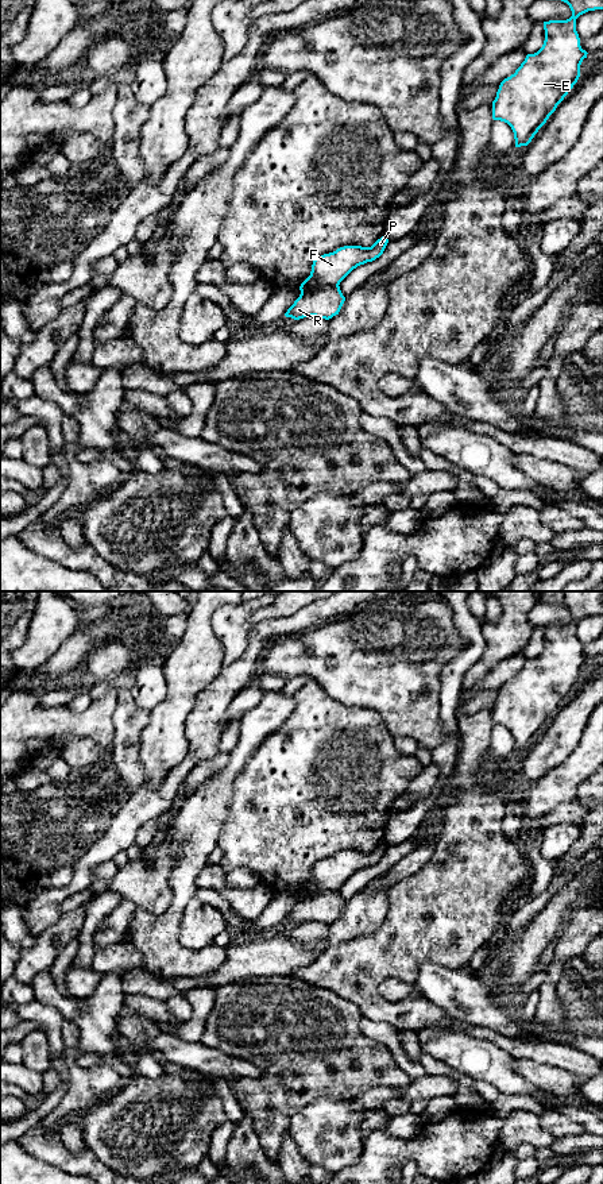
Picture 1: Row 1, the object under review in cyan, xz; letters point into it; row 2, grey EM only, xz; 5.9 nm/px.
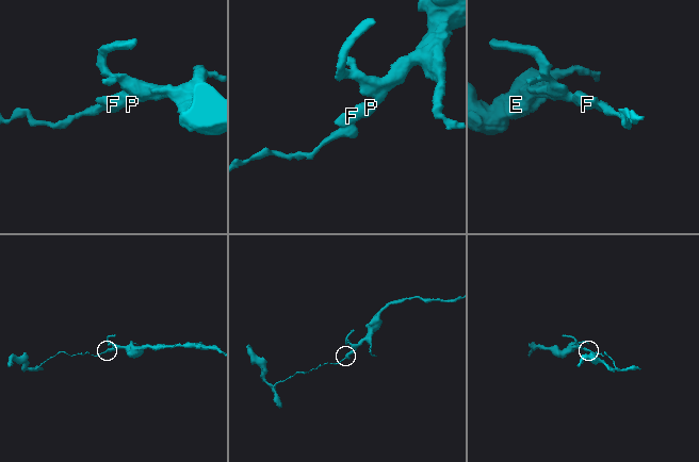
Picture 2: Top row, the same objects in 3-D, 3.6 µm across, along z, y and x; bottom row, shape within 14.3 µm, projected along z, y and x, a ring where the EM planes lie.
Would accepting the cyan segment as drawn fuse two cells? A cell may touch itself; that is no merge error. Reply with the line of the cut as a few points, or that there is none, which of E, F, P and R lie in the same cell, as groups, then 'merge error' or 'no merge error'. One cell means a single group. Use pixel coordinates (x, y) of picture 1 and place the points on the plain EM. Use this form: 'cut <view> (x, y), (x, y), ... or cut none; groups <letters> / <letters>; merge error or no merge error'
cut xz (337, 890), (324, 890), (301, 899); groups E F P / R; merge error

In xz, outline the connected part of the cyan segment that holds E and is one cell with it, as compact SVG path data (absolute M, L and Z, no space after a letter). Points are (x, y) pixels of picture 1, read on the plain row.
M534 591L534 594L537 603L567 608L572 621L567 625L544 626L542 652L534 659L527 659L515 678L499 690L492 706L492 724L511 732L515 752L527 751L532 747L580 682L580 670L588 657L580 651L576 624L588 616L603 614L603 591Z

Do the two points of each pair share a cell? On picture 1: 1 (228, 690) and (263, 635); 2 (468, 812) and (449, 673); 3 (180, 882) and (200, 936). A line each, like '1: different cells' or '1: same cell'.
1: same cell
2: different cells
3: different cells

